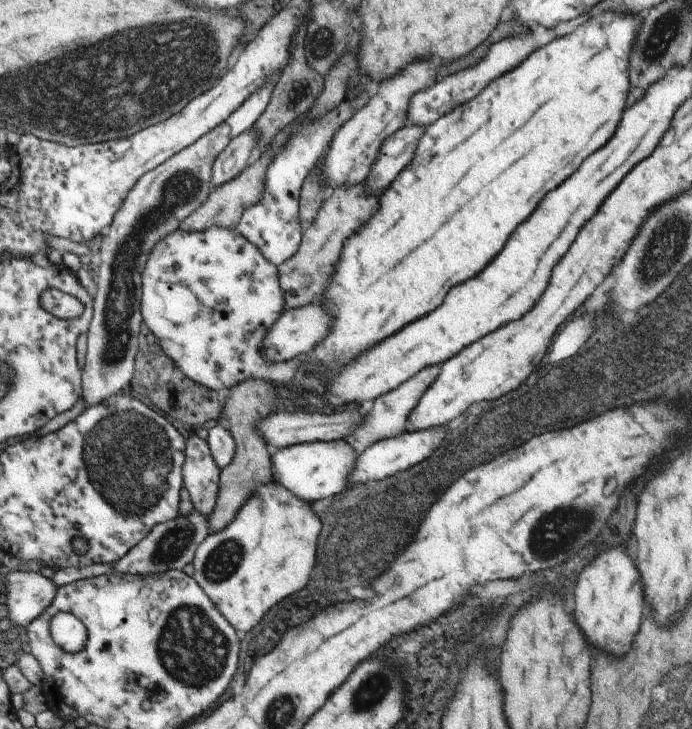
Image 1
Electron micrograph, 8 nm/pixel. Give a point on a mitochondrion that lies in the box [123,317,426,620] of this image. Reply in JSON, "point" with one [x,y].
{"point":[346,567]}

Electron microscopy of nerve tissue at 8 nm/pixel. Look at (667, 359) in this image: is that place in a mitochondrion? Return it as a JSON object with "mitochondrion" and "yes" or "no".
{"mitochondrion":"yes"}

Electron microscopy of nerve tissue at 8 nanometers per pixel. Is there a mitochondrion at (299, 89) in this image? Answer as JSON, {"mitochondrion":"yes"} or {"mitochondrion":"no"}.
{"mitochondrion":"yes"}

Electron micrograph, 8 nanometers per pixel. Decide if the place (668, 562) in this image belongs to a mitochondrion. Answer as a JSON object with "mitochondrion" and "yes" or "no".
{"mitochondrion":"no"}

